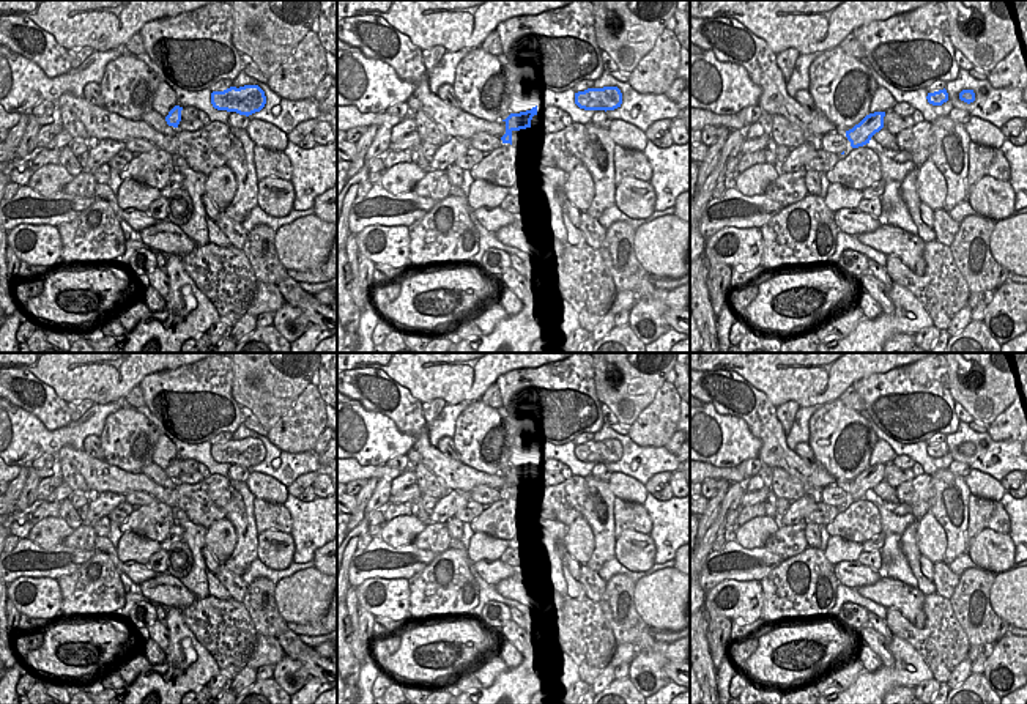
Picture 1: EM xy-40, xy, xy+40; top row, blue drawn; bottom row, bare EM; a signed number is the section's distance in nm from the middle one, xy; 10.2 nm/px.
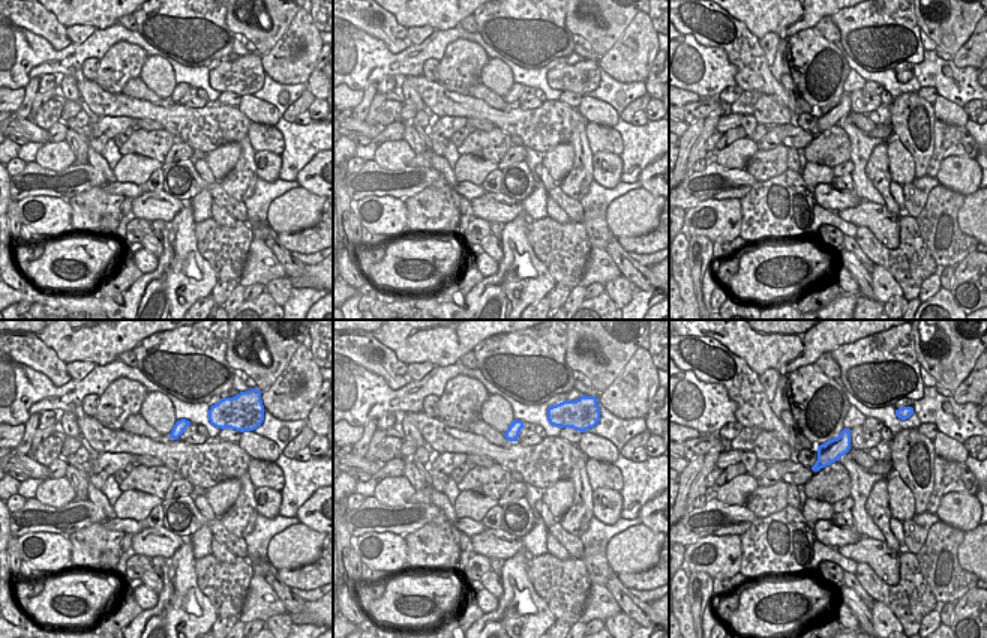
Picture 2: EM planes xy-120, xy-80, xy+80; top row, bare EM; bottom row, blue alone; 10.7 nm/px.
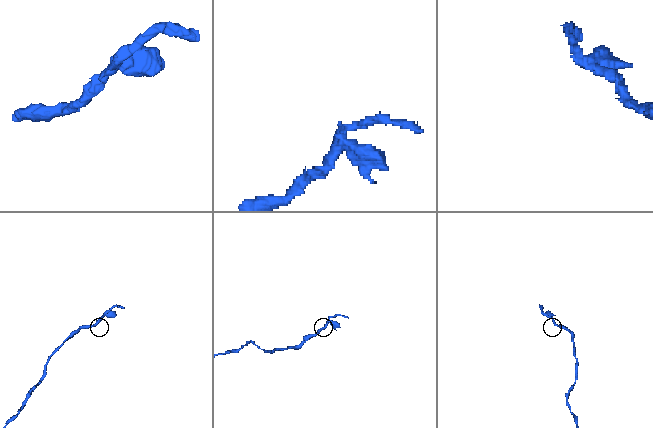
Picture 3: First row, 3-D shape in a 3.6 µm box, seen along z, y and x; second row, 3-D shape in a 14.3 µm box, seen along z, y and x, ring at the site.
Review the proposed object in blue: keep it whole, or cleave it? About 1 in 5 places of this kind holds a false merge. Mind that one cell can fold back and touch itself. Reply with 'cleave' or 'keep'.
keep

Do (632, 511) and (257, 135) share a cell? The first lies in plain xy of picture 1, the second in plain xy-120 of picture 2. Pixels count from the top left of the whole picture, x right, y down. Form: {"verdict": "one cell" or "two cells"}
{"verdict": "one cell"}

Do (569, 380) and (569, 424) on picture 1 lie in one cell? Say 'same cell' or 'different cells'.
same cell

